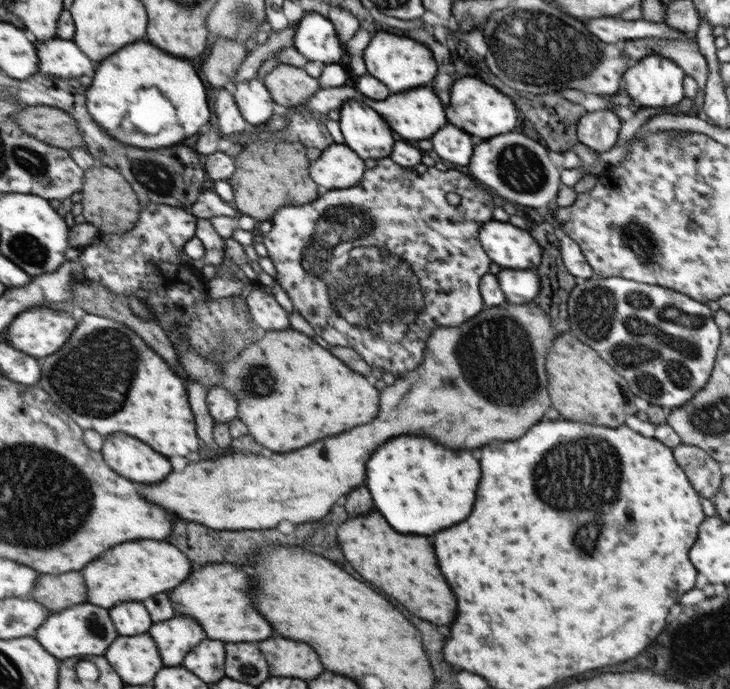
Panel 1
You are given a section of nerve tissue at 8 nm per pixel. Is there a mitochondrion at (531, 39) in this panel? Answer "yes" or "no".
yes

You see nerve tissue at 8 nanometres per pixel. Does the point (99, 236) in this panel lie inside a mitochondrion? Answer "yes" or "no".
no

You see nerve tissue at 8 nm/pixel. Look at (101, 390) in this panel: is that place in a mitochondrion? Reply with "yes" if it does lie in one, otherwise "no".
yes

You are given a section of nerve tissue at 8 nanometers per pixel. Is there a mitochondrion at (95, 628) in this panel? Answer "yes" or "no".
yes

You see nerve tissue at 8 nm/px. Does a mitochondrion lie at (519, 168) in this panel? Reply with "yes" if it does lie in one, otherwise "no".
yes

